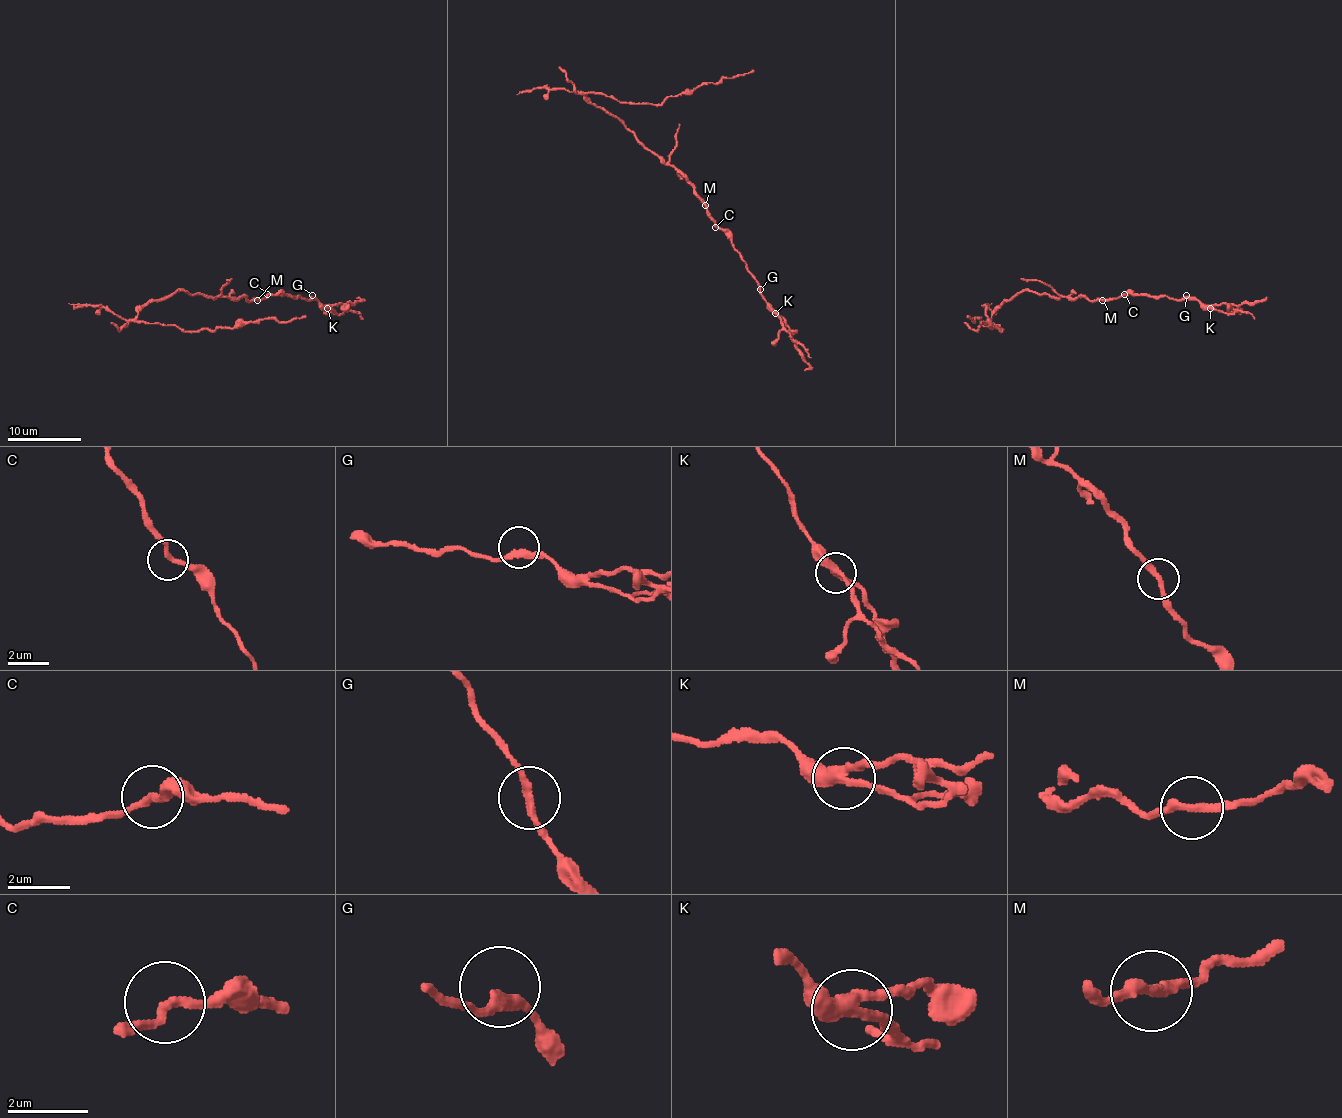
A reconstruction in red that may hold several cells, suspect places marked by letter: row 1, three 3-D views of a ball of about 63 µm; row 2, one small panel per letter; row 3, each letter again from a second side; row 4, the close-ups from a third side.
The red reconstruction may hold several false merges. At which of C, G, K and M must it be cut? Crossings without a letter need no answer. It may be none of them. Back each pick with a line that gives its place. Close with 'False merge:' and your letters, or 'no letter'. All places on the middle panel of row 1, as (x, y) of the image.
K: place (775, 313)
M: place (705, 205)
False merge: K, M

